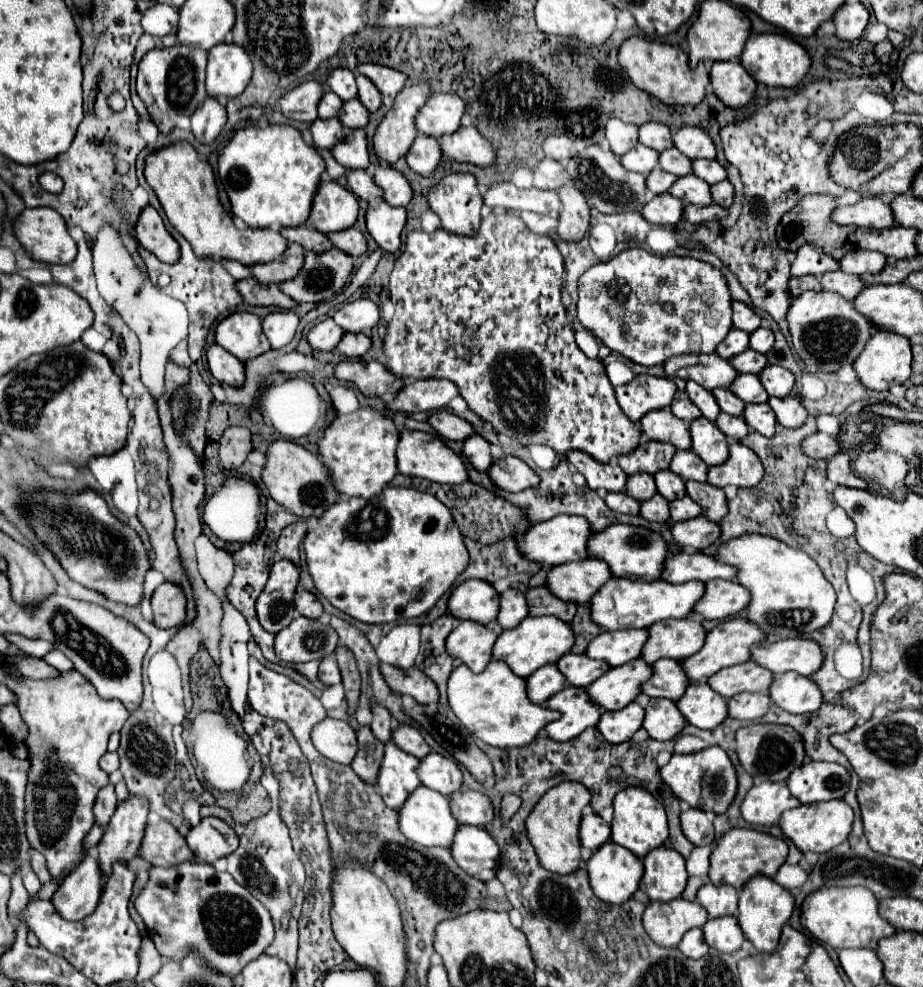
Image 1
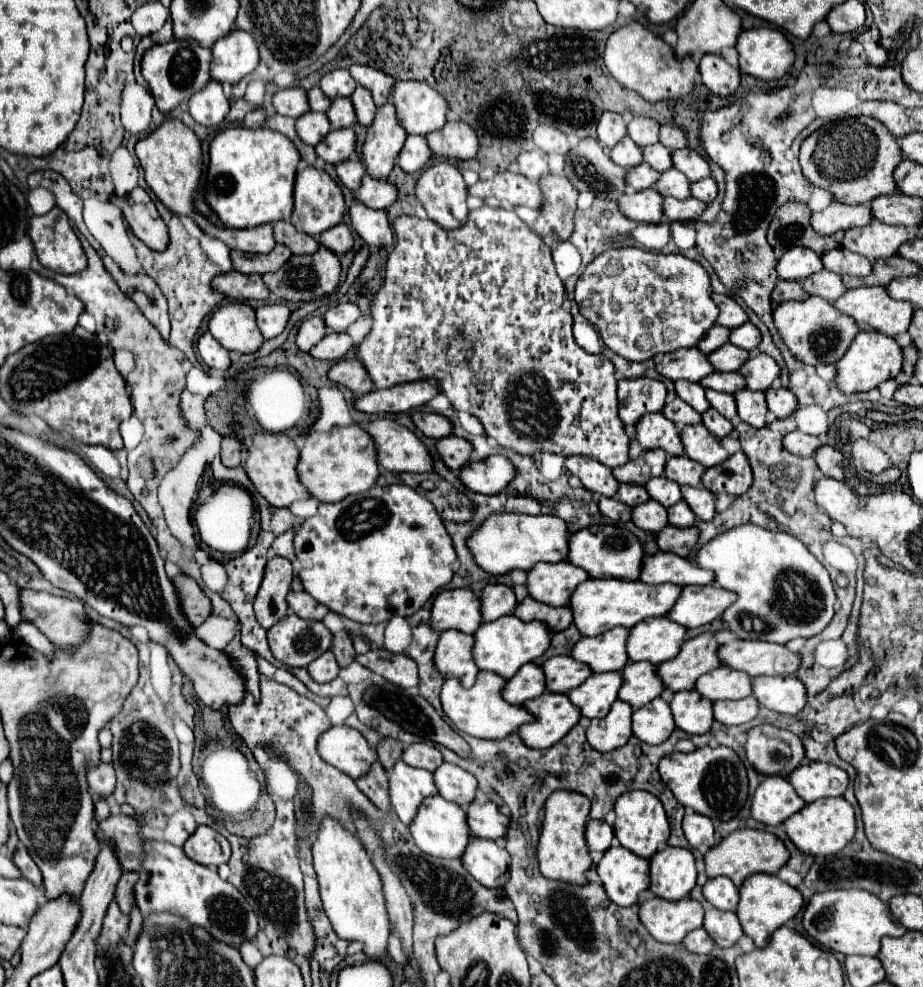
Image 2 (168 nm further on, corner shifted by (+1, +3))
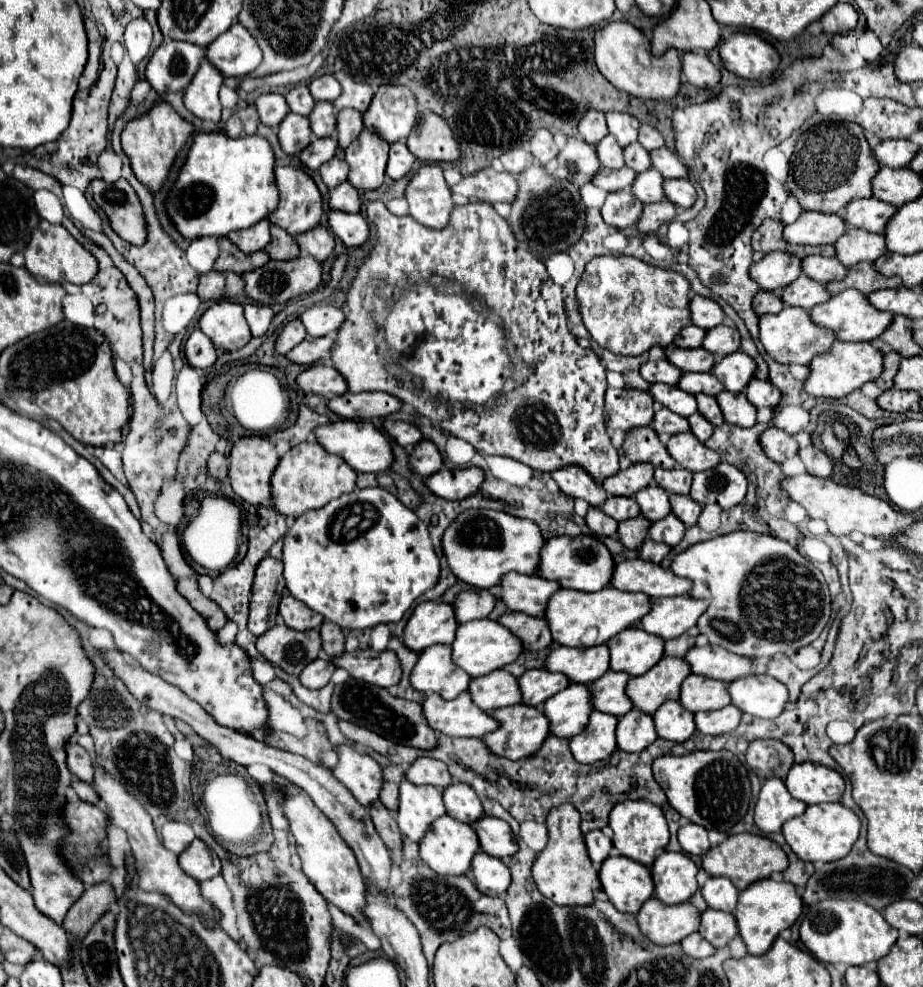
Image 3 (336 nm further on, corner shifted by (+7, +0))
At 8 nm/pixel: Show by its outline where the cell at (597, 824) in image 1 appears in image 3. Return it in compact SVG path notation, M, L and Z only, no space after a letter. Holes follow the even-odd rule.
M591 830L589 834L585 834L585 844L587 844L587 850L589 850L589 858L593 862L593 866L599 870L603 860L609 856L613 844L611 840L601 832L601 830Z

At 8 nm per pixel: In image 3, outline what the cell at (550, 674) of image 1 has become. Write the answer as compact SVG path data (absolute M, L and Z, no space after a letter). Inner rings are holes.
M495 670L483 678L475 678L469 684L469 692L473 696L473 702L485 712L521 702L517 678L505 670Z

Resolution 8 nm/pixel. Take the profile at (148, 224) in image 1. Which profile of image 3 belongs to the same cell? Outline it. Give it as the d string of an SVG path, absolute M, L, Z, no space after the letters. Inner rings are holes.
M103 180L91 182L95 204L107 214L113 230L133 246L145 244L147 226L141 202L127 180L105 184Z

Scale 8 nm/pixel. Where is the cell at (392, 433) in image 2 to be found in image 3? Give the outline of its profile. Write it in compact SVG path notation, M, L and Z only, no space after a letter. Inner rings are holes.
M340 419L315 430L317 442L331 454L339 454L357 472L387 472L393 466L393 446L387 436L371 422L363 420Z

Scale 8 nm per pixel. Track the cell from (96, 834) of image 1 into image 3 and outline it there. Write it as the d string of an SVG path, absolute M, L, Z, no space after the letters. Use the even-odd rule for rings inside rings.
M73 780L73 790L77 792L77 796L89 804L99 804L99 798L97 794L93 792L93 786L91 784L83 784L79 780Z

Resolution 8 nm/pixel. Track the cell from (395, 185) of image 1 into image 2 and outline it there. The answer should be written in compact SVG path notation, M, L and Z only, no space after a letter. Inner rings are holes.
M363 175L361 187L353 193L353 199L369 209L385 209L397 199L397 189L387 181L379 181L379 179L371 179L369 175Z

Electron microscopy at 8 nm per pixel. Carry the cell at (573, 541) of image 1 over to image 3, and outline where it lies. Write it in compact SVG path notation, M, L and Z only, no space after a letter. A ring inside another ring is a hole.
M467 510L459 514L443 534L443 552L449 568L459 580L475 588L491 588L501 578L517 570L521 574L535 574L541 562L541 546L545 538L541 528L529 518L517 518L497 510Z

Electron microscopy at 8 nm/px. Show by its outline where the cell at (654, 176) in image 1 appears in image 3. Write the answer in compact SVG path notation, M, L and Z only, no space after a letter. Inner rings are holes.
M623 166L619 170L601 168L599 174L593 178L593 184L605 188L607 192L617 192L617 190L629 190L629 186L633 186L633 178L637 178L637 172L629 170L629 166Z

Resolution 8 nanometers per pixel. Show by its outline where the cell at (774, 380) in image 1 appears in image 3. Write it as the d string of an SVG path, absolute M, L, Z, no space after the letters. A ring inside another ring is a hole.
M745 352L729 354L721 358L713 368L713 376L717 376L729 392L743 392L745 386L755 378L755 372L757 362Z

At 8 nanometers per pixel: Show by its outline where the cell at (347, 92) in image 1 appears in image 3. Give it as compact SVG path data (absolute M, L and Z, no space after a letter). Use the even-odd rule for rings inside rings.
M319 76L309 82L309 90L315 100L335 102L341 96L341 84L335 76Z

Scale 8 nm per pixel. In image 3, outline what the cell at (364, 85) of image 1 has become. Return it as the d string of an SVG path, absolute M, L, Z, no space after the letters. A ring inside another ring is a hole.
M339 110L337 112L337 130L339 130L339 148L347 148L363 130L363 114L357 110Z

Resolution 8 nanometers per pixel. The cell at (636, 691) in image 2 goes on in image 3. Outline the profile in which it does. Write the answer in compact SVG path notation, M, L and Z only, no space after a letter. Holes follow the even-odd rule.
M607 670L605 676L595 680L591 684L593 688L593 706L595 710L613 714L613 716L623 716L629 710L633 710L633 700L627 696L627 682L631 680L629 674L625 672L613 672Z

